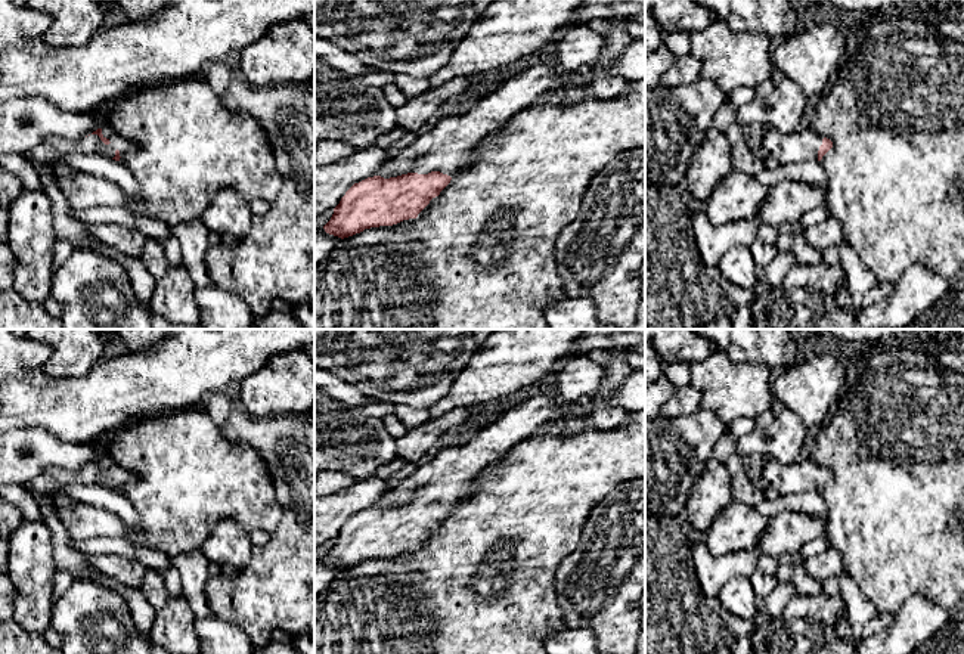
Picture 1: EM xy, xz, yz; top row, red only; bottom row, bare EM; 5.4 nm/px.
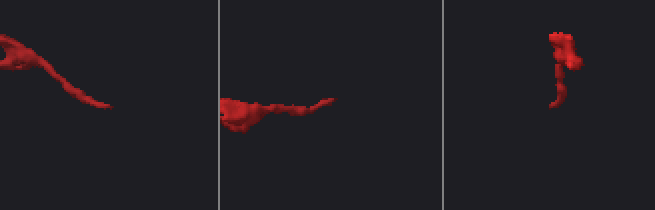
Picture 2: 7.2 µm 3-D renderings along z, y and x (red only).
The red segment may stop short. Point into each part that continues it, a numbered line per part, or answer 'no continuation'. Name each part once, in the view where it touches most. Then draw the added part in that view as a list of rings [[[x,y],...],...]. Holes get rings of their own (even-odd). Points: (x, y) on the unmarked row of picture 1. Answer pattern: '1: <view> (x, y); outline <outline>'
1: xz (450, 477); outline [[[555,390],[537,391],[530,399],[517,403],[506,409],[492,425],[481,430],[469,443],[462,446],[452,446],[440,449],[438,455],[428,464],[419,467],[410,477],[404,478],[399,486],[396,486],[382,500],[381,506],[384,509],[397,508],[407,503],[428,505],[431,502],[440,502],[453,508],[458,502],[466,499],[477,490],[477,480],[489,468],[498,467],[505,456],[514,450],[517,444],[524,440],[531,438],[536,433],[546,428],[549,424],[568,419],[570,424],[561,431],[564,436],[576,433],[582,425],[585,418],[591,418],[593,406],[580,402],[561,402]]]

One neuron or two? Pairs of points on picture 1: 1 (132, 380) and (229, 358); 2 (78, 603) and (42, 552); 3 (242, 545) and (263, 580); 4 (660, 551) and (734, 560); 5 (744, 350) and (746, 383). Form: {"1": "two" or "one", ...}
{"1": "one", "2": "two", "3": "two", "4": "two", "5": "two"}

